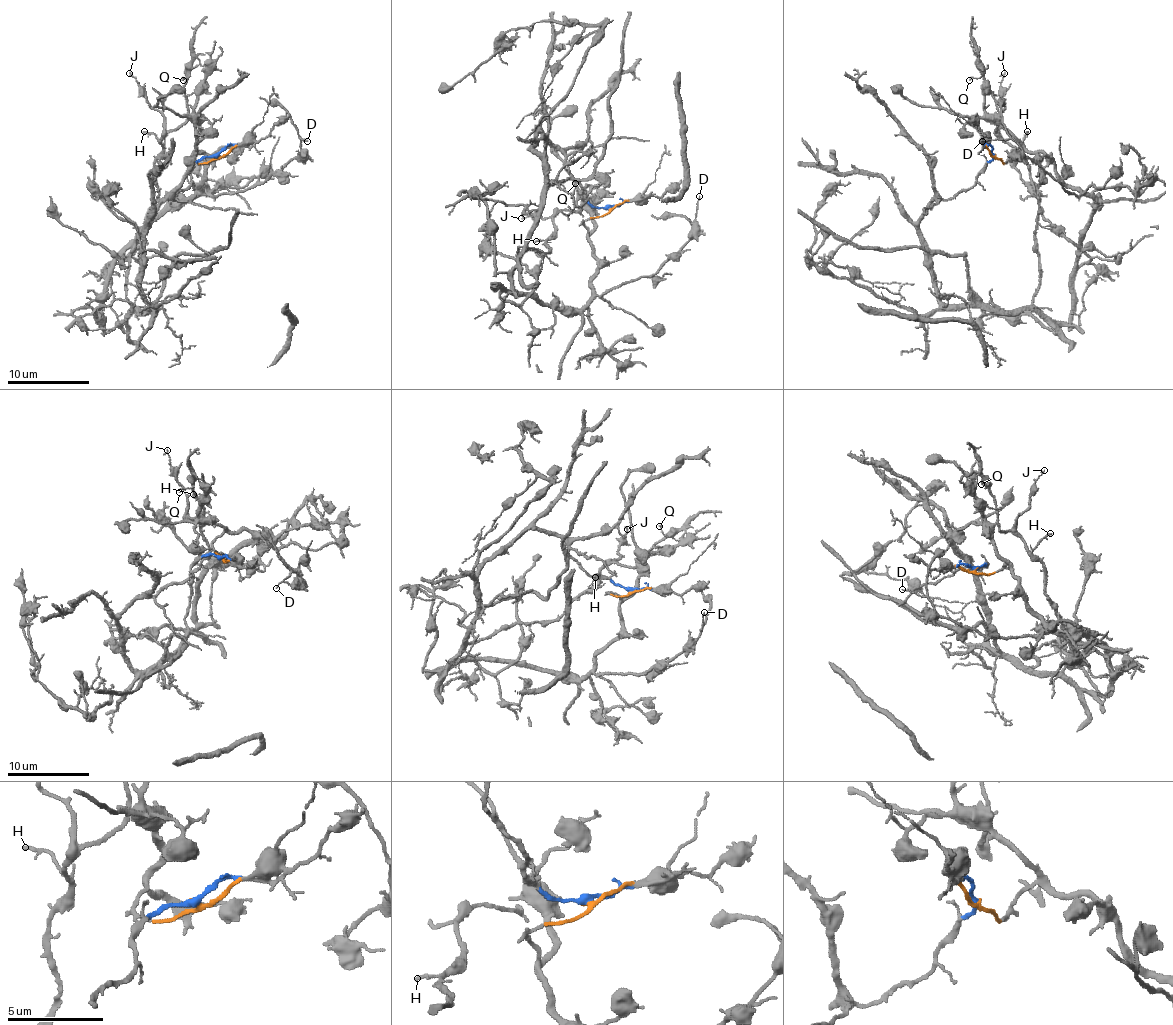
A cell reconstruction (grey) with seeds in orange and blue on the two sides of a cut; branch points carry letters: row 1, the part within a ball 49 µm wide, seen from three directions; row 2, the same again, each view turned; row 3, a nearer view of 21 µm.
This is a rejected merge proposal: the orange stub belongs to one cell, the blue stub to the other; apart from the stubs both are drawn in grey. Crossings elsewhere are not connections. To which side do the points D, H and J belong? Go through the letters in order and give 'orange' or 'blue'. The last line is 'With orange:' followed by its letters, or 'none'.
D: orange
H: blue
J: blue
With orange: D

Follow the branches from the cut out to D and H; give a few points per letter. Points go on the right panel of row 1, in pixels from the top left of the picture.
D: (995, 157), (1003, 163), (1017, 148), (1048, 157), (1058, 175), (1081, 194), (1071, 194), (1013, 140), (982, 140)
H: (995, 157), (970, 187), (927, 208), (925, 266), (949, 307), (1023, 311), (1040, 282), (1028, 132)

